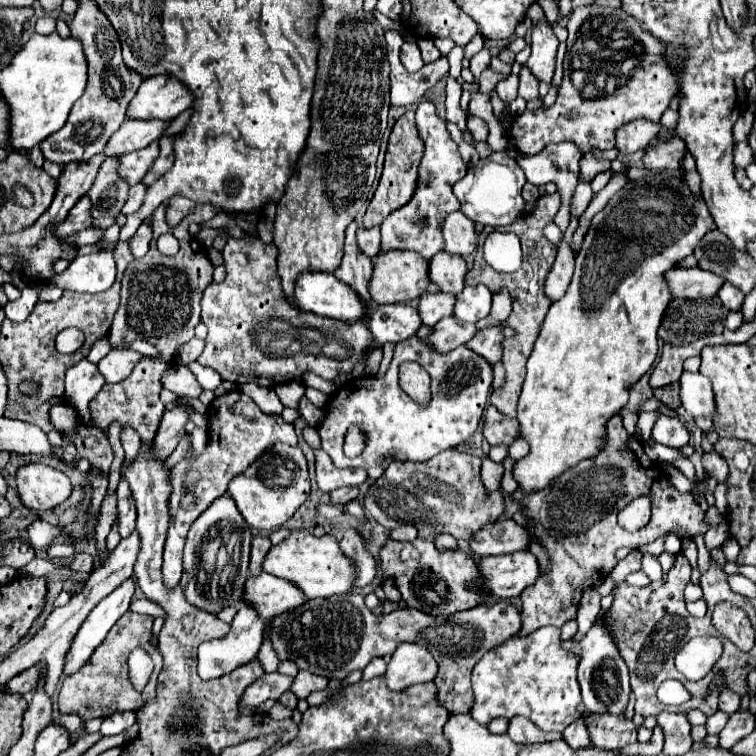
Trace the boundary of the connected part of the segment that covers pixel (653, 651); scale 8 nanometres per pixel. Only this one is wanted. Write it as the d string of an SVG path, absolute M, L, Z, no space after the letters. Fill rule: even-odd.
M678 554L674 565L668 571L668 582L660 586L660 590L652 590L650 586L644 588L634 588L628 586L626 582L616 584L614 588L614 602L612 608L600 616L598 624L606 628L614 642L616 648L620 650L620 656L624 658L626 666L630 668L630 686L636 696L636 712L642 716L656 716L662 710L666 712L686 712L690 708L702 710L706 716L712 716L718 710L718 700L716 692L710 692L708 684L712 676L704 676L698 682L686 680L676 668L674 668L674 656L680 646L684 646L690 638L694 636L716 636L722 638L714 626L710 624L710 618L694 618L686 610L684 602L684 588L690 582L690 564L684 554ZM668 678L678 678L686 690L692 694L692 698L686 704L680 706L666 706L656 698L658 686L668 680Z

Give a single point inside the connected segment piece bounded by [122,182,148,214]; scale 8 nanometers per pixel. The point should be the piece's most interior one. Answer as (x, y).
(136, 197)

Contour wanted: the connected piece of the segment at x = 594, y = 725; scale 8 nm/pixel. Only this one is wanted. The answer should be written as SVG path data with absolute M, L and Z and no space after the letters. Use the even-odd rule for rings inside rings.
M584 714L588 732L592 738L592 746L596 748L622 748L637 741L638 730L632 720L614 718L604 714L604 718L596 718L596 714Z

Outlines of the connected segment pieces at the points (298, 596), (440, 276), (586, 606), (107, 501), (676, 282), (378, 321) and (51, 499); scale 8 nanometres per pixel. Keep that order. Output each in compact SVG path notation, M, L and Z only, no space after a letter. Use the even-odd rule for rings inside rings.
M262 572L256 578L248 578L248 586L244 586L244 600L250 602L264 620L272 620L288 610L294 610L296 606L302 606L306 602L306 594L302 592L300 586L296 586L284 578L276 578L272 574Z
M440 252L430 260L428 278L436 286L440 286L442 292L458 294L464 288L466 272L468 272L468 266L466 266L464 258L450 254L450 252Z
M596 588L586 590L582 594L582 602L580 602L580 610L578 610L578 632L572 638L572 642L578 642L586 636L586 632L592 628L592 624L596 622L600 614L600 594L596 592Z
M116 494L112 496L104 496L102 502L102 516L100 516L100 524L98 524L98 532L96 532L96 540L98 540L98 550L100 556L104 556L104 548L106 548L106 536L110 532L110 526L114 524L118 512L116 512Z
M672 268L664 274L664 280L668 284L668 290L672 298L712 298L724 280L712 272L704 272L700 268Z
M390 304L376 306L370 318L370 330L374 334L374 346L384 346L386 342L402 342L418 332L422 326L420 314L410 304Z
M32 462L18 470L18 496L30 510L52 510L72 492L70 478L46 464Z

